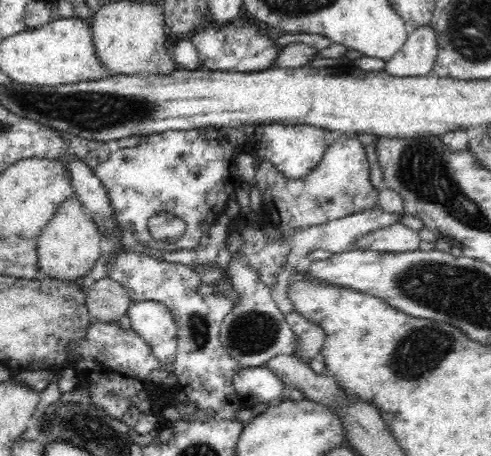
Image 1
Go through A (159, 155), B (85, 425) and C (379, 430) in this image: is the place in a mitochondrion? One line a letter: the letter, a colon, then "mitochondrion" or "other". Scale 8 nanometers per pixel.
A: other
B: mitochondrion
C: other

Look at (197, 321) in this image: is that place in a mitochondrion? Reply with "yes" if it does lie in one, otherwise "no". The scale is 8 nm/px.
yes

